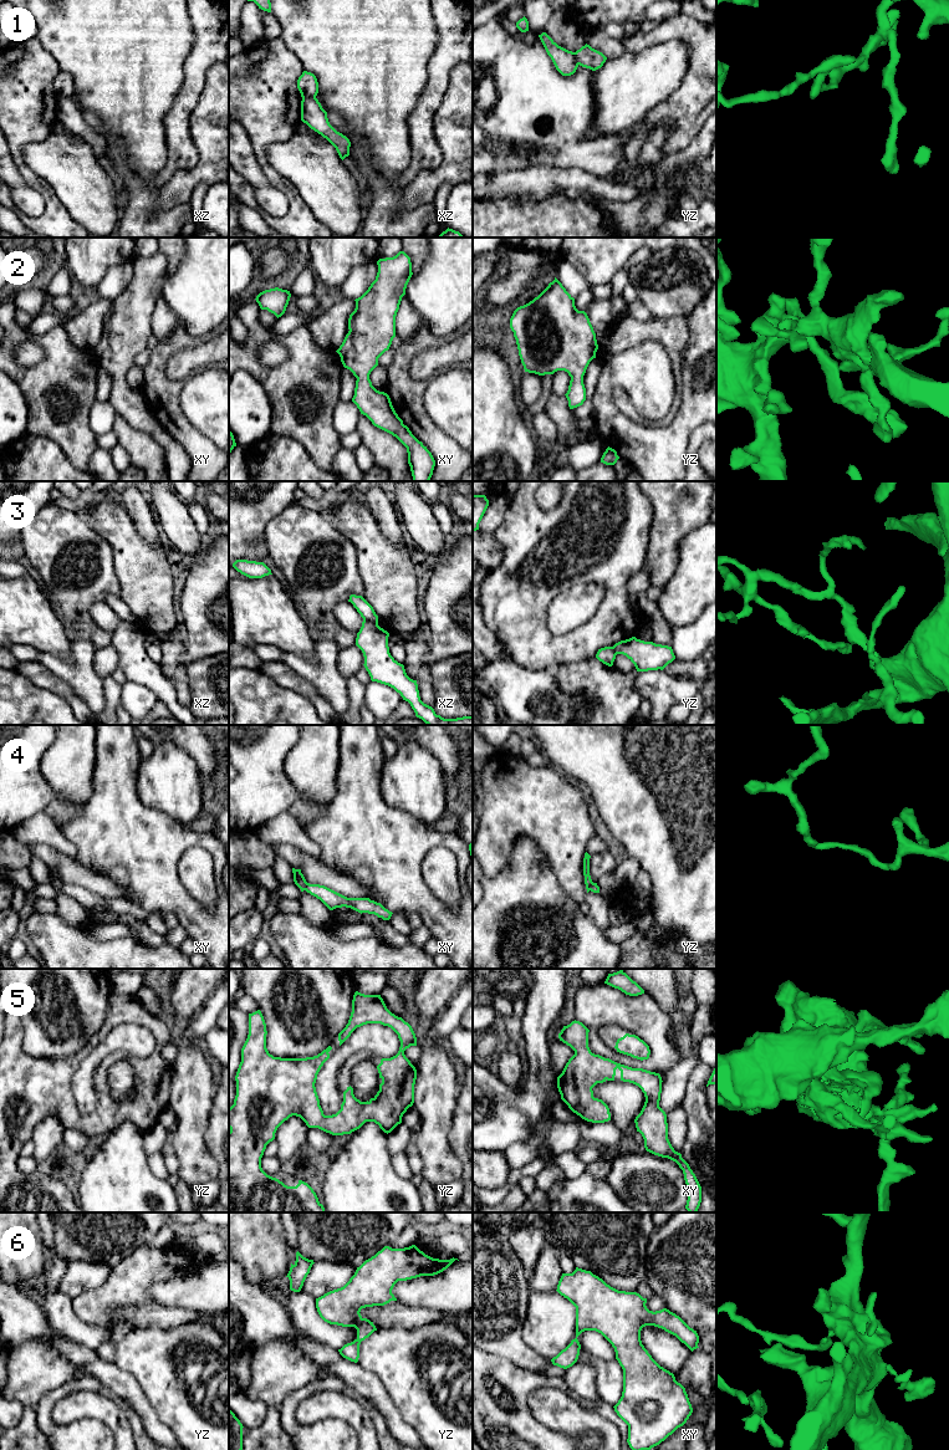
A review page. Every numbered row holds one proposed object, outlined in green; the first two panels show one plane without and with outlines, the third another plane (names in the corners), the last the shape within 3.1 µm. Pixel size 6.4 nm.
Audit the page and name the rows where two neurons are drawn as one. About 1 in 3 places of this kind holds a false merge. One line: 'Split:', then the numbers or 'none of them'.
Split: 1, 3, 4

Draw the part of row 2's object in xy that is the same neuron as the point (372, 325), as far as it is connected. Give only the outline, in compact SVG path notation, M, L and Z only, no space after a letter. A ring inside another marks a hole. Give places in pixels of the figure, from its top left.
M399 251L393 257L379 259L377 265L376 280L361 297L354 300L356 308L348 318L350 331L336 352L340 354L343 367L350 369L357 378L352 402L361 414L366 415L374 427L396 436L407 448L413 481L429 481L435 466L432 453L403 424L392 405L389 395L377 390L369 379L371 372L378 366L378 358L389 349L396 337L396 316L413 275L412 262L404 251Z

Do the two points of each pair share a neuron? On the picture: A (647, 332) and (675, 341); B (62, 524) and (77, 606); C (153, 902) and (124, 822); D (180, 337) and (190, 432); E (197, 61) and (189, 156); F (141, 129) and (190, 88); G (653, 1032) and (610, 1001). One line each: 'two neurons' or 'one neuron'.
A: one neuron
B: one neuron
C: one neuron
D: one neuron
E: one neuron
F: two neurons
G: one neuron

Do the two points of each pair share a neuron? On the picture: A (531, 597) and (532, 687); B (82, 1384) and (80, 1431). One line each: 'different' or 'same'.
A: different
B: same

